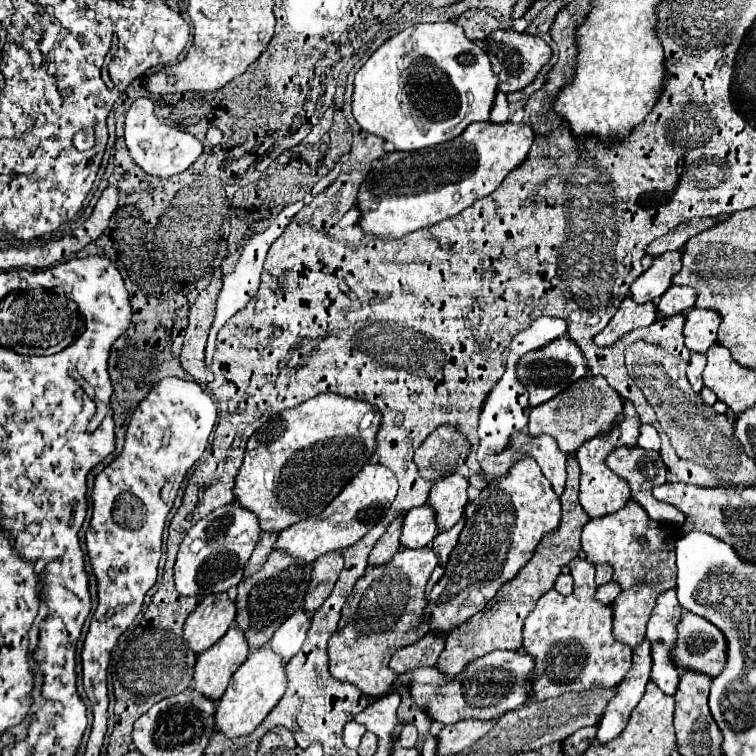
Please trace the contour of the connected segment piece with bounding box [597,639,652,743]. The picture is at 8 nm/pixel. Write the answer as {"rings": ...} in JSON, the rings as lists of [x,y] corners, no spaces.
{"rings":[[[645,639],[643,645],[633,650],[631,669],[618,684],[615,697],[609,701],[605,709],[597,733],[599,743],[607,743],[619,737],[621,731],[627,727],[633,709],[645,693],[651,667],[651,645],[648,639]]]}

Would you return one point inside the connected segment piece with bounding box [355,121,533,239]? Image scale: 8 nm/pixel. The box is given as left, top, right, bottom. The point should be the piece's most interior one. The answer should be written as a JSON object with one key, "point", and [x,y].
{"point":[407,191]}

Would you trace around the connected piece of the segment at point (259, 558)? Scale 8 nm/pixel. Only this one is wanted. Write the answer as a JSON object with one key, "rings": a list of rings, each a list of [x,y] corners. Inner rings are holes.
{"rings":[[[263,533],[263,537],[259,539],[259,543],[257,543],[253,555],[251,555],[251,559],[247,561],[247,567],[245,567],[245,571],[243,571],[245,577],[251,577],[253,573],[259,571],[259,567],[263,567],[267,555],[273,551],[275,539],[277,539],[277,533]]]}

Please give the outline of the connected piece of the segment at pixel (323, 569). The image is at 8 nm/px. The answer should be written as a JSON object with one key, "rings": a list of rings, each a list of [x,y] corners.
{"rings":[[[339,551],[321,555],[315,563],[313,563],[313,571],[311,571],[311,581],[309,581],[309,589],[305,595],[305,605],[303,609],[309,611],[309,615],[323,605],[323,601],[329,597],[339,573],[343,569],[343,557]]]}

